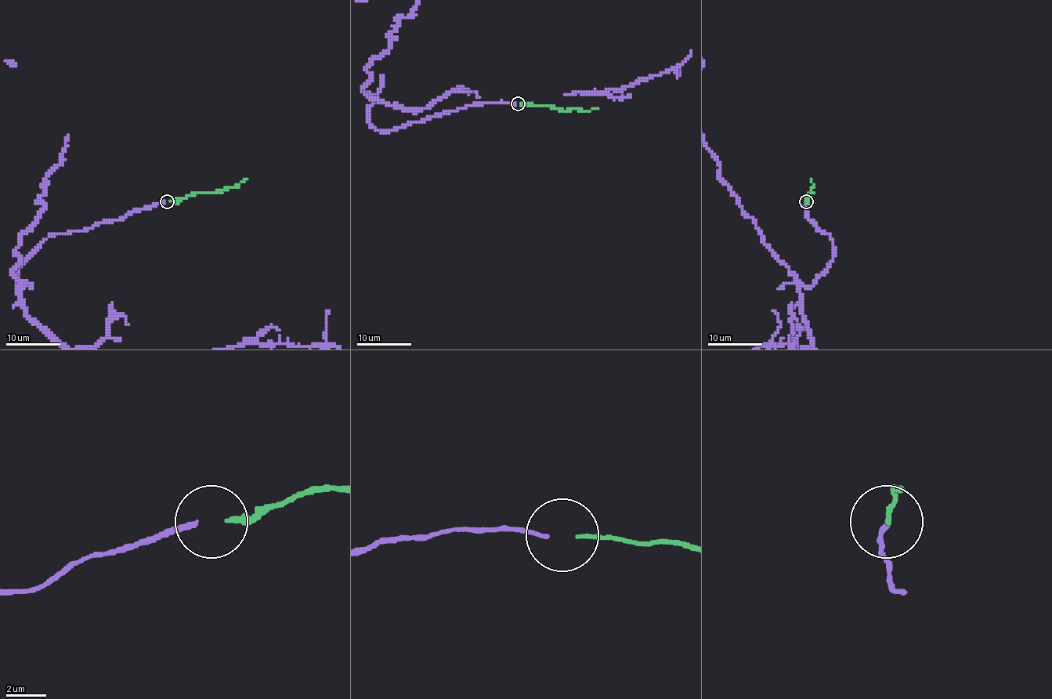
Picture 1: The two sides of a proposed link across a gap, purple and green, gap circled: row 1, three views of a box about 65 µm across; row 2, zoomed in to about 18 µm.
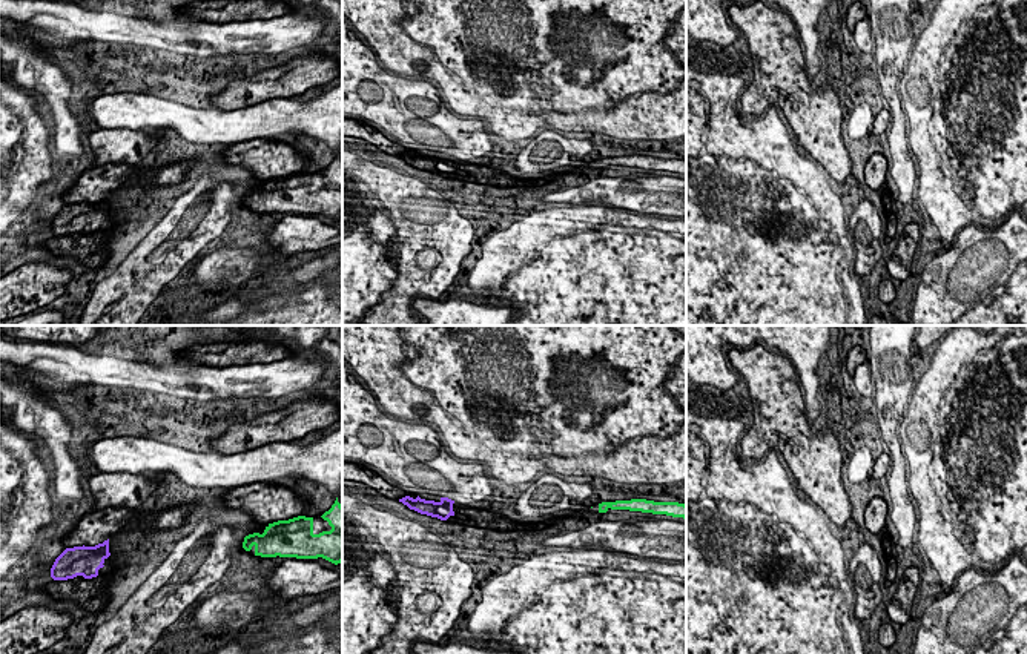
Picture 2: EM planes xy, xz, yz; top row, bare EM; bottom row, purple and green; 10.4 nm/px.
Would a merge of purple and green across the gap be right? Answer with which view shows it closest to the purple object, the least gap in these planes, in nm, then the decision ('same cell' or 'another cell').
xy | 1400 nm | same cell

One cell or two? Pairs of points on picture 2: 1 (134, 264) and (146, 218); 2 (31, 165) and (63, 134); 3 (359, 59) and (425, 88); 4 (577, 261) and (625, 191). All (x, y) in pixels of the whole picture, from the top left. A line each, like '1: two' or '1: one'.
1: two
2: two
3: one
4: two

